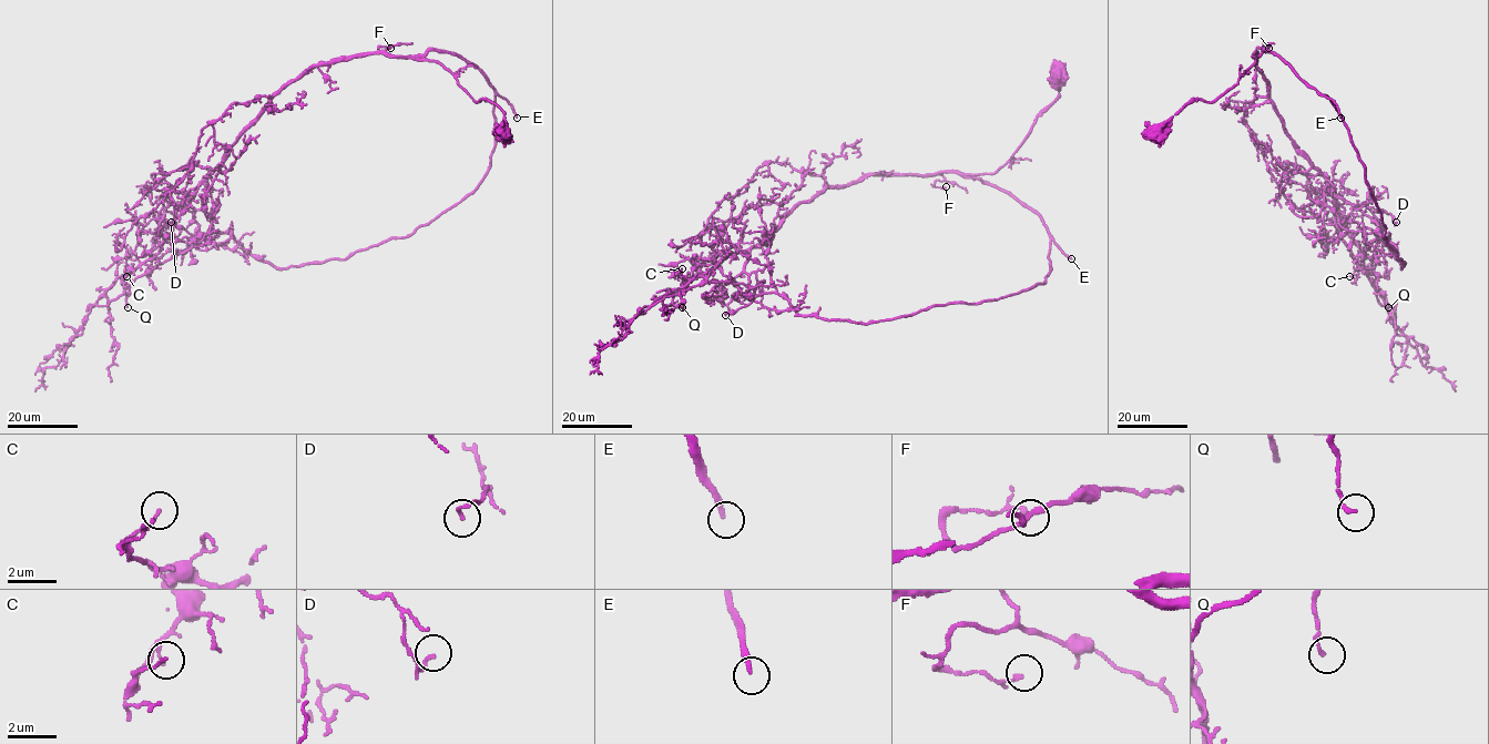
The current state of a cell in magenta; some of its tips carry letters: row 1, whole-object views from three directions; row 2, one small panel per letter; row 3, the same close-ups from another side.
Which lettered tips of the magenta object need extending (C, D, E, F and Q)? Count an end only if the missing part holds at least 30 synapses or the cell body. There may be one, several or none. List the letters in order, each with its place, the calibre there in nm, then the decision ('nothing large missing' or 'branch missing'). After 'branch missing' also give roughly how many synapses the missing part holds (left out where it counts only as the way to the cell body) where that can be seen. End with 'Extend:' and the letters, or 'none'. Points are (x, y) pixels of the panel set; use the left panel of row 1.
C: at (126, 276); 120 nm thick; nothing large missing
D: at (171, 222); 140 nm thick; nothing large missing
E: at (517, 118); 180 nm thick; branch missing; about 250 synapses
F: at (390, 48); 120 nm thick; nothing large missing
Q: at (128, 307); 160 nm thick; nothing large missing
Extend: E

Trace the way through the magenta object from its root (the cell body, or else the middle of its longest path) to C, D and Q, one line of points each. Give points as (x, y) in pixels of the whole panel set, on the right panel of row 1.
C: (1158, 135), (1186, 103), (1231, 89), (1255, 53), (1283, 130), (1326, 180), (1337, 232), (1360, 266), (1349, 276)
D: (1158, 135), (1186, 103), (1214, 102), (1231, 89), (1255, 53), (1283, 130), (1328, 190), (1396, 222)
Q: (1158, 135), (1186, 103), (1214, 102), (1231, 89), (1255, 53), (1283, 130), (1326, 180), (1337, 234), (1388, 307)

